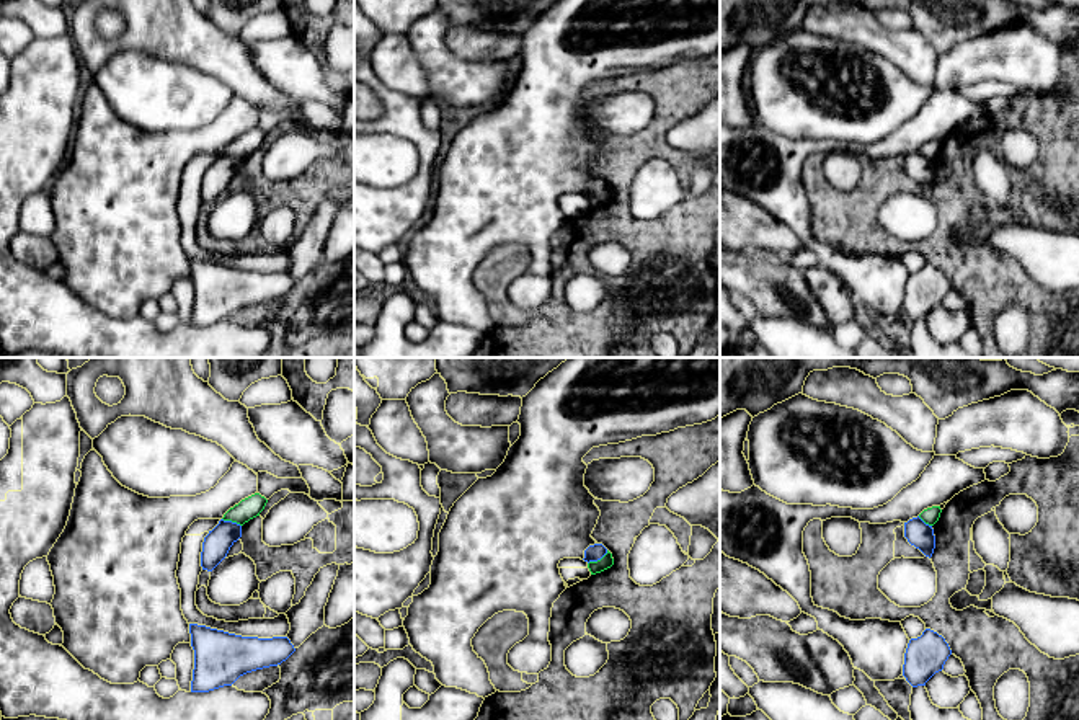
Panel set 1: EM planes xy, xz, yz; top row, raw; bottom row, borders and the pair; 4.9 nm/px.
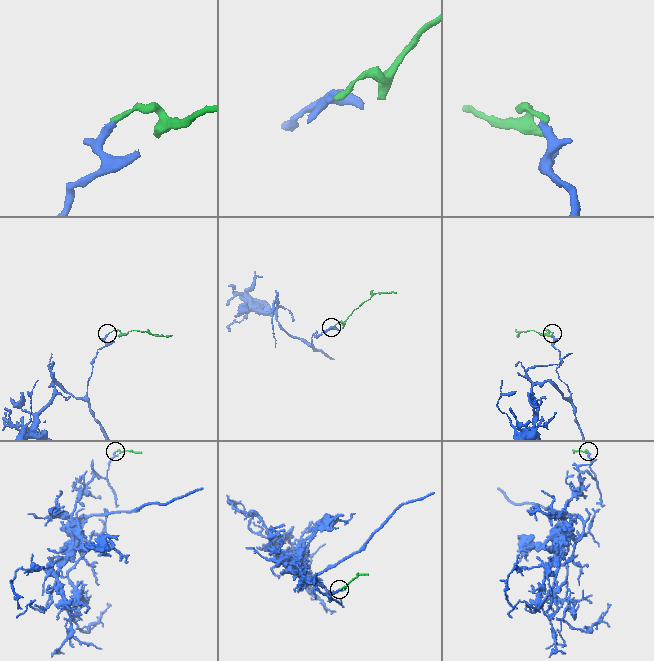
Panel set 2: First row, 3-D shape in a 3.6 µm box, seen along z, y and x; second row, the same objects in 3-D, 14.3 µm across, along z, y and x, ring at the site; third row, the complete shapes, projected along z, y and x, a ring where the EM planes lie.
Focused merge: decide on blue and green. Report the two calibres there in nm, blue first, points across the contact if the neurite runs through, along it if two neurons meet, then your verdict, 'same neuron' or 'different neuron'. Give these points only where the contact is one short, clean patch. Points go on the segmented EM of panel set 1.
80 nm thick on the blue side, 70 nm on the other; border along xz (608, 551), (588, 564); different neuron

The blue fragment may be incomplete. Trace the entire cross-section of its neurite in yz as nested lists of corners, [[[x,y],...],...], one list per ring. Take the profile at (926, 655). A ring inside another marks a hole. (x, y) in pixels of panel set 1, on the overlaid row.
[[[926,629],[921,637],[911,638],[904,653],[903,676],[912,686],[926,682],[944,669],[952,650],[945,638]]]

